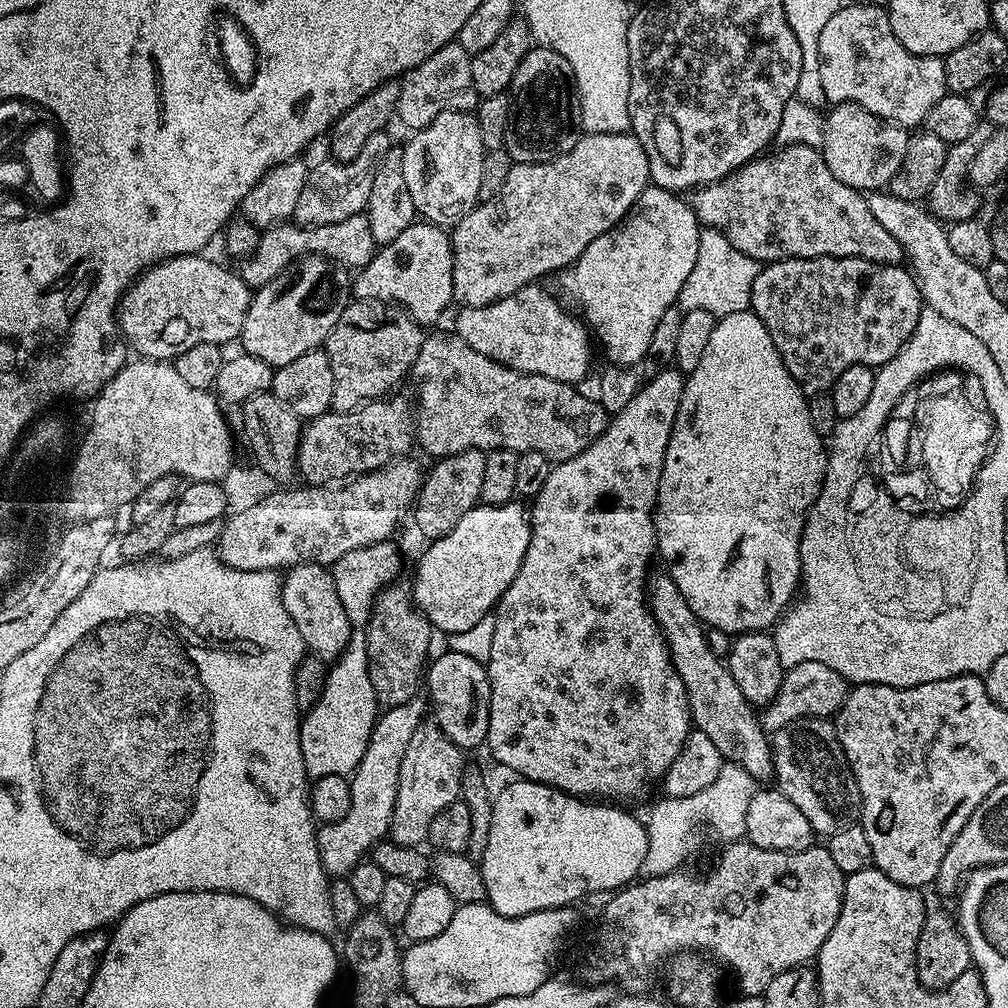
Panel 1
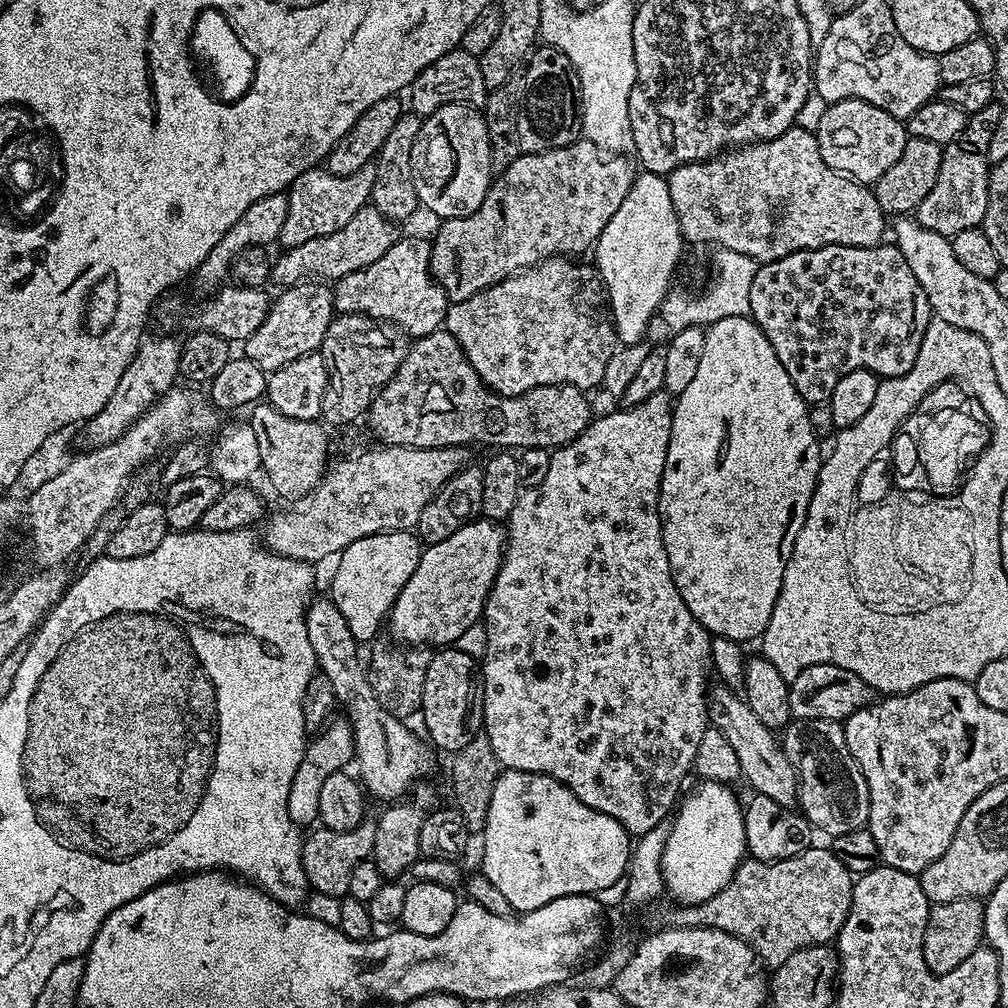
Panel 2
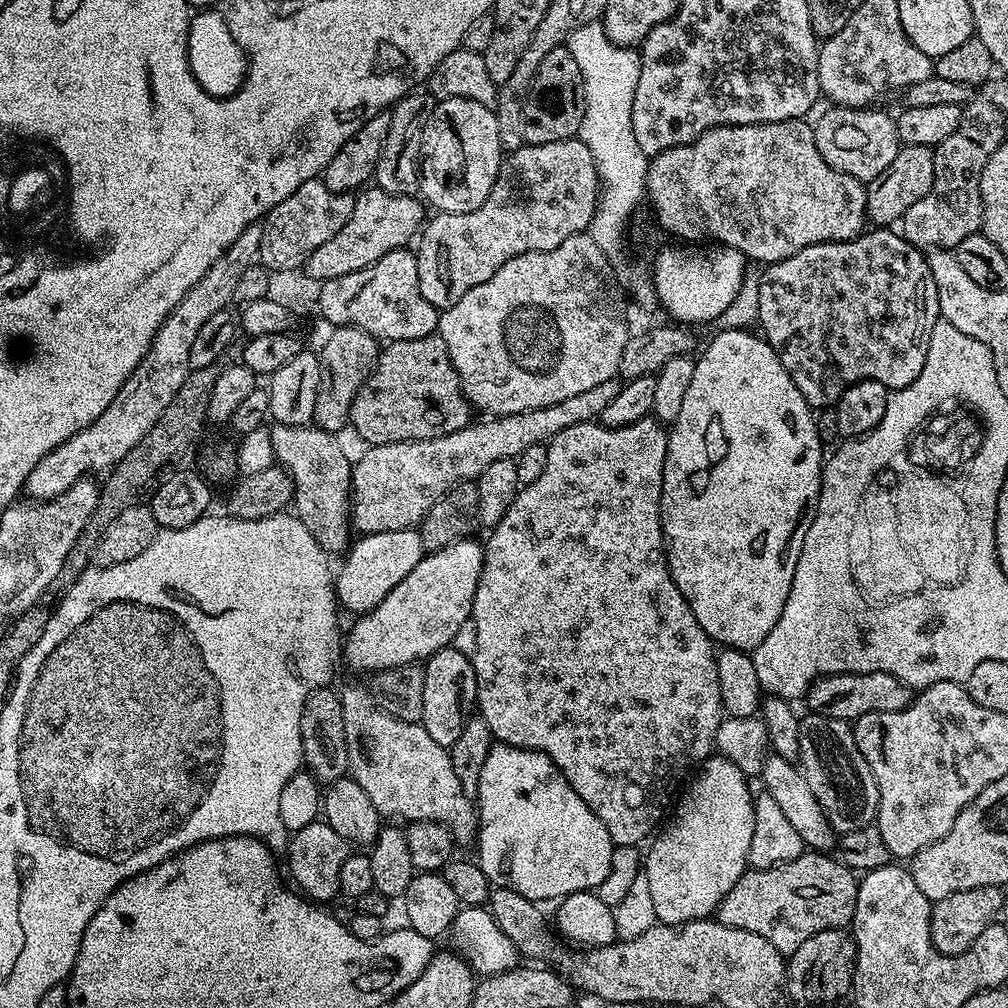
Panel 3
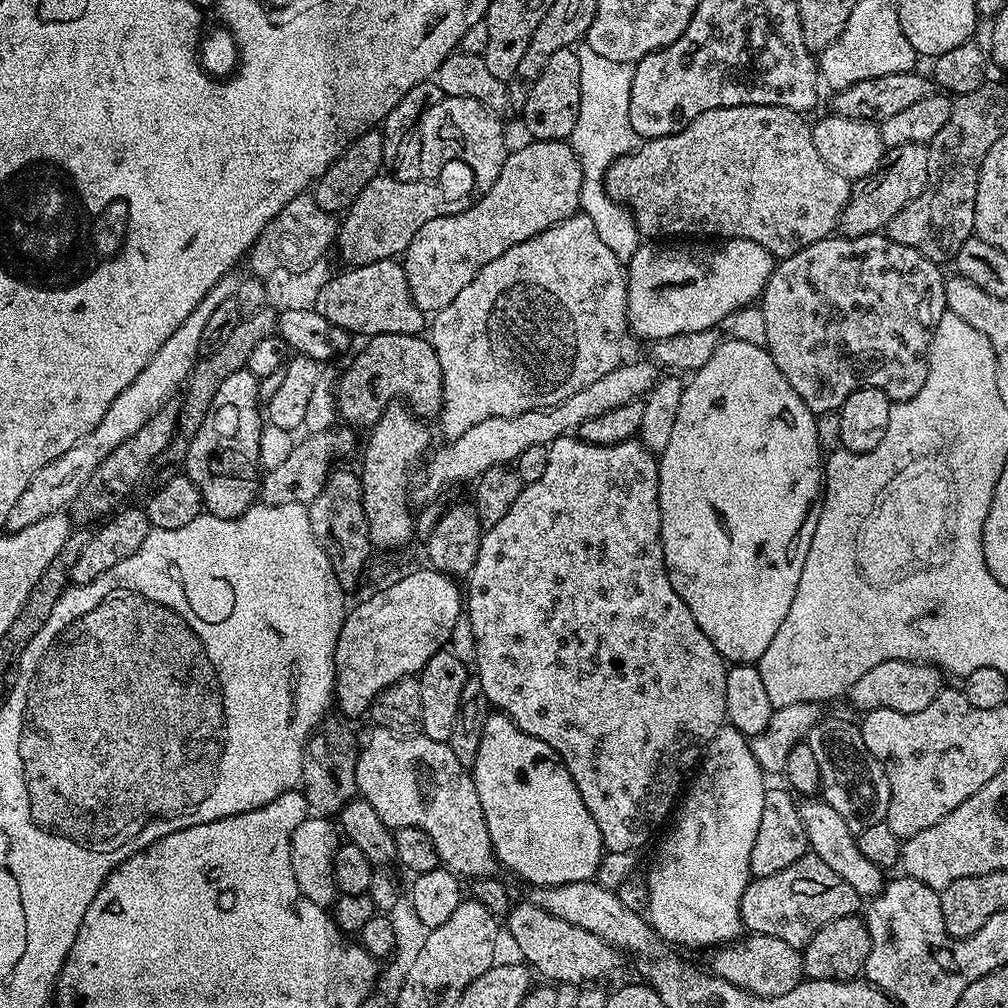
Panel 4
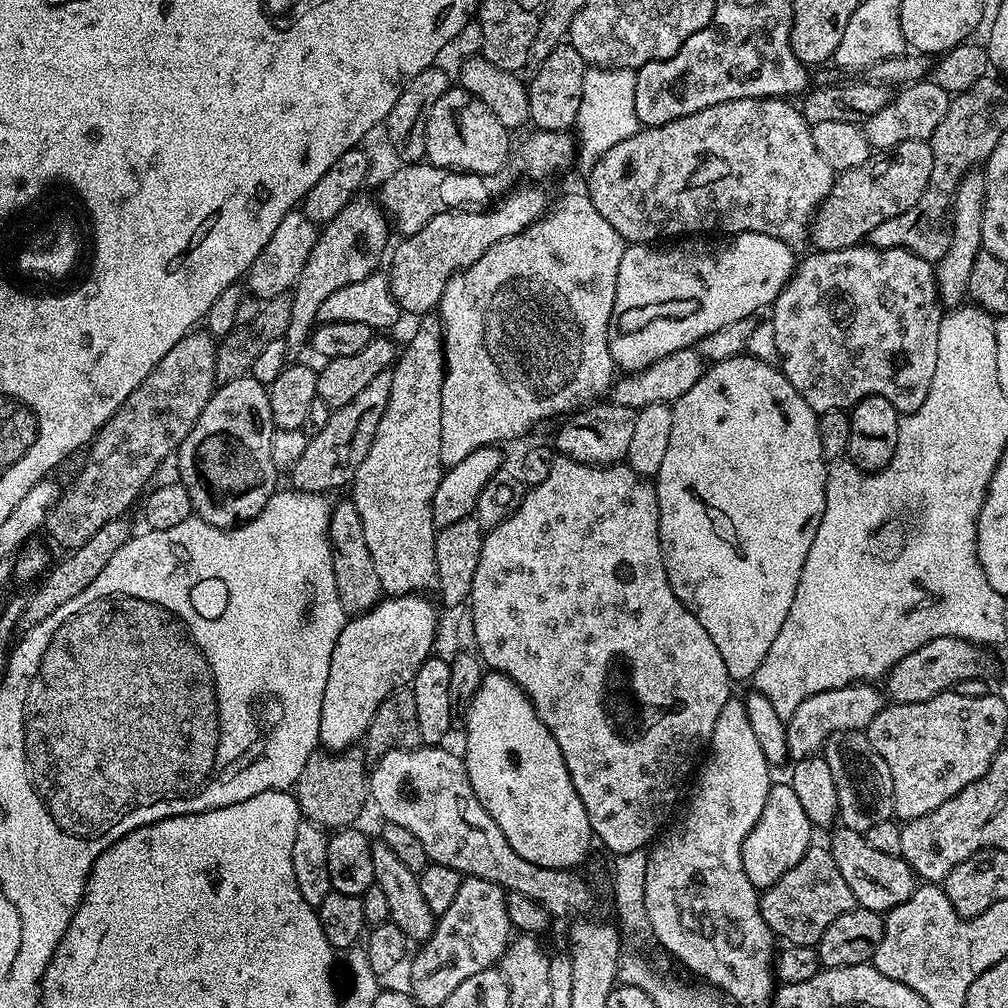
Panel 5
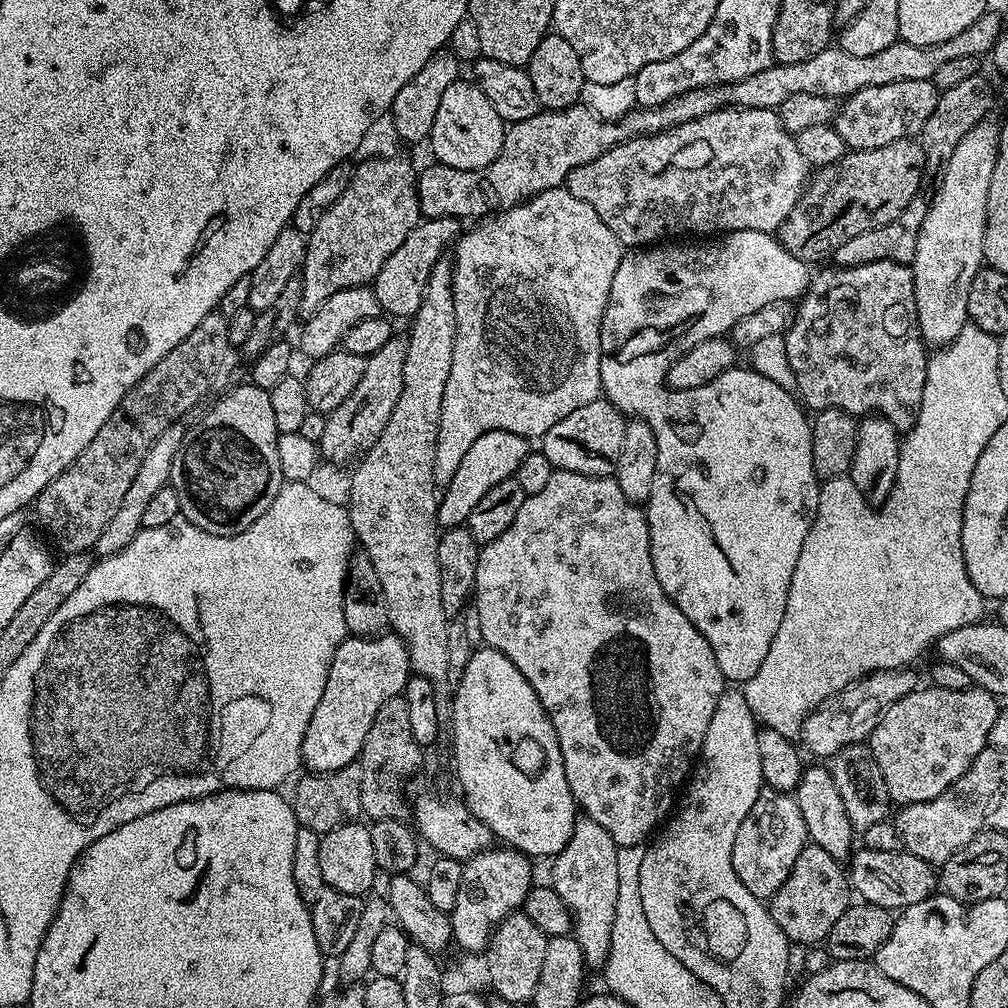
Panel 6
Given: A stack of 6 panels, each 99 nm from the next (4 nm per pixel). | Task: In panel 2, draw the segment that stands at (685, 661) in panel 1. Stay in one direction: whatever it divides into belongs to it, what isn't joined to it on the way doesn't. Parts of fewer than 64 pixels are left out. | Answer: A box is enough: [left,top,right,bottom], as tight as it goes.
[708,686,796,808]

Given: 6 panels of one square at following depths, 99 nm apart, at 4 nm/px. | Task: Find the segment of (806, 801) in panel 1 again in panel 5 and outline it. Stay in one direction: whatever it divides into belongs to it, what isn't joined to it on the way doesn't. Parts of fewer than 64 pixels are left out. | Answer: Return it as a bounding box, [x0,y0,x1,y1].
[822,730,894,834]

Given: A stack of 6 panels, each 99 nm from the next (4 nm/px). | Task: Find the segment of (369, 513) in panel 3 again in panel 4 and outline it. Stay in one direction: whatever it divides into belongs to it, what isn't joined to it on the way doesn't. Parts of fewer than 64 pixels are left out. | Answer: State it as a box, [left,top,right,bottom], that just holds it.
[420,358,658,498]

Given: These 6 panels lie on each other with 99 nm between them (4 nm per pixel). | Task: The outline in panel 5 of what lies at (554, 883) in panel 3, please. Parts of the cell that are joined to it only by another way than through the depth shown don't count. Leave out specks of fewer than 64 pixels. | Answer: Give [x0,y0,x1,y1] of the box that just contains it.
[464,671,594,869]

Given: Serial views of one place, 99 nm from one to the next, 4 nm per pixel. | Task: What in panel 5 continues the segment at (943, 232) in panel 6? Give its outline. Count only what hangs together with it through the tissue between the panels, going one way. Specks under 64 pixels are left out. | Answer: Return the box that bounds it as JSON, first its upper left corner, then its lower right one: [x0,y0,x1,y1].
[934,170,984,306]

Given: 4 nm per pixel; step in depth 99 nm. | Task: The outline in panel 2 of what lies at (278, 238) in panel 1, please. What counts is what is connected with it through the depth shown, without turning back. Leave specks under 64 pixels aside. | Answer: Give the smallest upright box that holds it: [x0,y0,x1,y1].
[272,206,398,286]

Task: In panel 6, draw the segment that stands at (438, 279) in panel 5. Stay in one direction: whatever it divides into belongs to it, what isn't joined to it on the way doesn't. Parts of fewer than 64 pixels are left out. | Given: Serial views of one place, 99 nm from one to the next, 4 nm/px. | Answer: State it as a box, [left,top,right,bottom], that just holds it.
[370,216,457,318]

